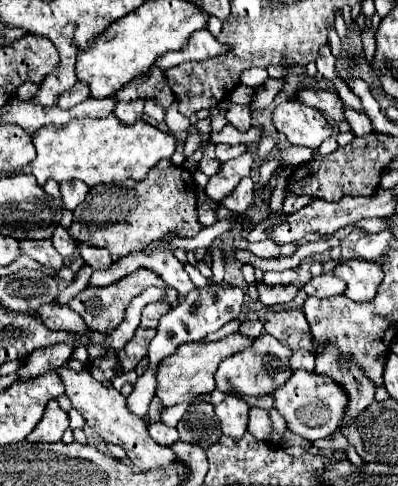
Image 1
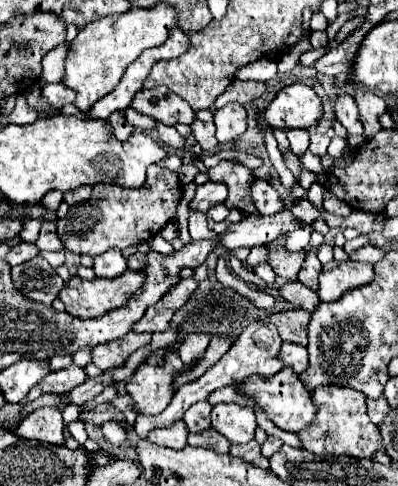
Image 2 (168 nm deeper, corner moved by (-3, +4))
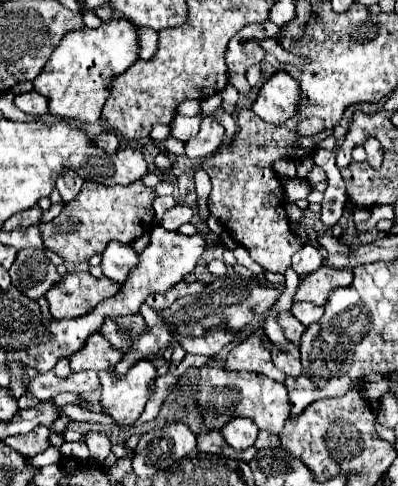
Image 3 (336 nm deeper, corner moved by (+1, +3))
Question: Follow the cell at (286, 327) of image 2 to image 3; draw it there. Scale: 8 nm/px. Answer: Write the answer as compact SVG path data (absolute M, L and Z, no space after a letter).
M281 311L281 313L277 315L277 323L281 325L281 329L283 329L283 333L285 333L287 339L291 339L295 345L301 343L301 335L303 335L303 331L305 331L307 327L301 325L289 311Z

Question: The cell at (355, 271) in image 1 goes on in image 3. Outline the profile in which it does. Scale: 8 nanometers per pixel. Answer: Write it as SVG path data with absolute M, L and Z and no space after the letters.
M321 267L309 277L301 279L295 301L311 301L315 305L325 305L327 295L337 287L349 287L353 281L353 269L337 269L337 267Z

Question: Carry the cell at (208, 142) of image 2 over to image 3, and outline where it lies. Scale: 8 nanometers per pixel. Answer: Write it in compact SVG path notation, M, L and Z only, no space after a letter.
M175 115L175 119L171 121L171 135L181 139L181 141L189 141L191 137L197 135L199 125L201 125L201 115L197 117L183 117L183 115Z

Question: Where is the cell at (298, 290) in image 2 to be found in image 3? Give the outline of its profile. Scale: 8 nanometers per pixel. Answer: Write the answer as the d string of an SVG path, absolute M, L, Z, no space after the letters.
M295 301L293 307L291 307L291 313L303 323L303 325L311 325L311 323L317 323L323 315L323 307L317 307L313 303L307 303L307 301Z

